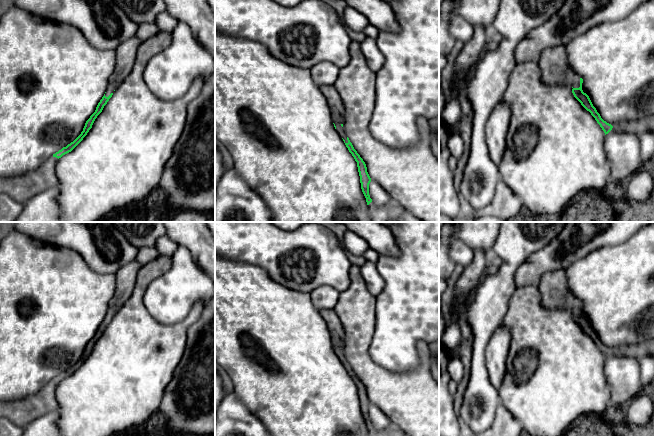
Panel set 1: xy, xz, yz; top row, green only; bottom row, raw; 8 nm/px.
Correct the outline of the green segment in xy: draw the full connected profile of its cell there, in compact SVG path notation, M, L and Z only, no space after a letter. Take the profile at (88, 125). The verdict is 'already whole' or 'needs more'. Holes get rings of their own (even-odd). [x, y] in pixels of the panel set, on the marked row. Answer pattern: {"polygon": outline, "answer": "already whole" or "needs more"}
{"polygon": "M134 35L116 49L116 64L106 93L98 103L95 112L86 121L81 134L73 142L53 154L52 157L35 170L20 176L0 177L0 194L7 194L18 203L24 204L32 197L58 184L55 172L58 159L71 152L87 135L95 119L112 97L114 90L133 69L136 53L141 43L142 41Z", "answer": "needs more"}

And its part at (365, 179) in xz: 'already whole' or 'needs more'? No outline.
needs more

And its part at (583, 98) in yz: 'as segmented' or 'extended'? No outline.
extended

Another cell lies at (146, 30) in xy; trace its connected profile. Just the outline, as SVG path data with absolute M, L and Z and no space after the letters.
M143 23L138 25L138 29L136 32L136 36L141 40L145 41L148 38L152 37L153 35L156 35L158 33L158 27L153 23Z

